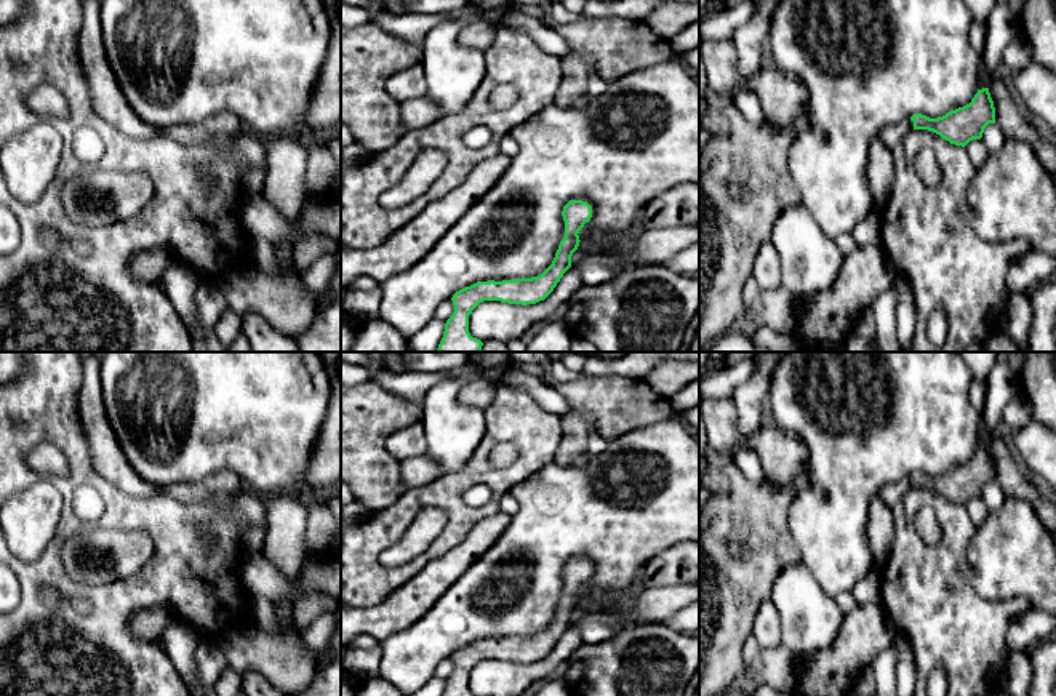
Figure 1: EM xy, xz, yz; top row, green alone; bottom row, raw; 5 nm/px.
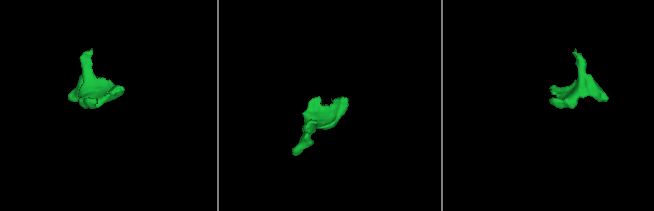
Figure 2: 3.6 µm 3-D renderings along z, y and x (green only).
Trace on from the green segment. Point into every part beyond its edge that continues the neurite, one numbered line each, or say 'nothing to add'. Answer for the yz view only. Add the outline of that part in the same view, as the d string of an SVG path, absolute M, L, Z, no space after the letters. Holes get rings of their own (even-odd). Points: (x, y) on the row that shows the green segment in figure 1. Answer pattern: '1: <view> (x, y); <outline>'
1: yz (892, 133); M909 118L909 120L899 122L898 125L890 125L882 128L877 138L882 141L891 141L898 144L901 138L906 136L910 130L914 130L914 122Z

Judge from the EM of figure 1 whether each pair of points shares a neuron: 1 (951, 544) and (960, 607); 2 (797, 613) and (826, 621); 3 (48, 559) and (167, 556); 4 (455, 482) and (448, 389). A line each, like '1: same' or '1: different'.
1: same
2: same
3: same
4: different

